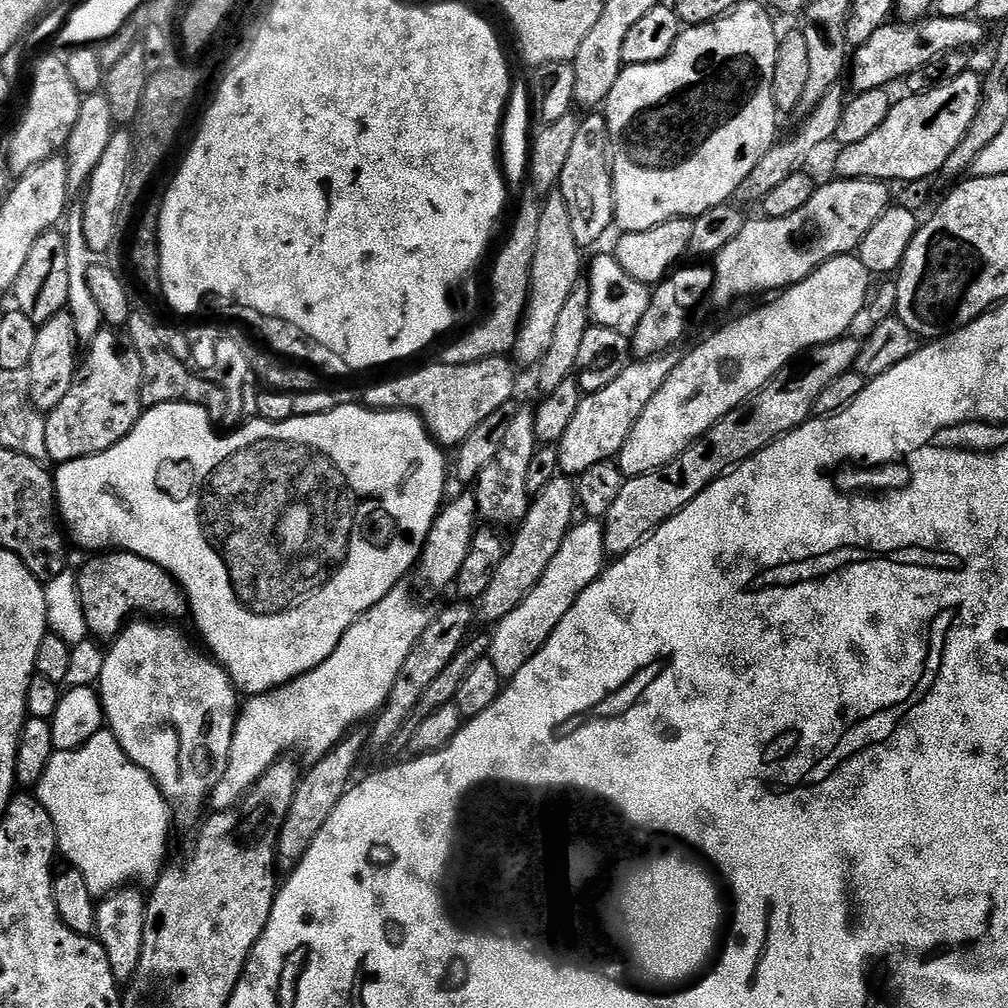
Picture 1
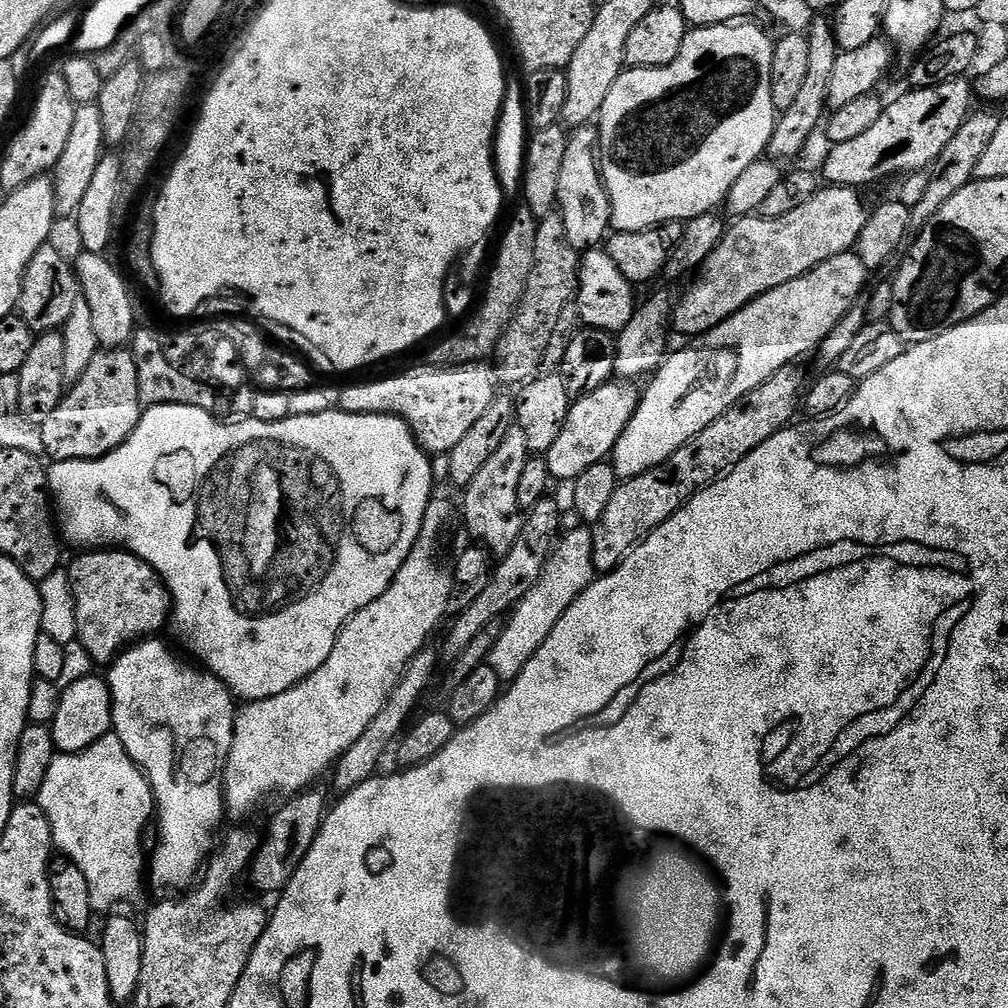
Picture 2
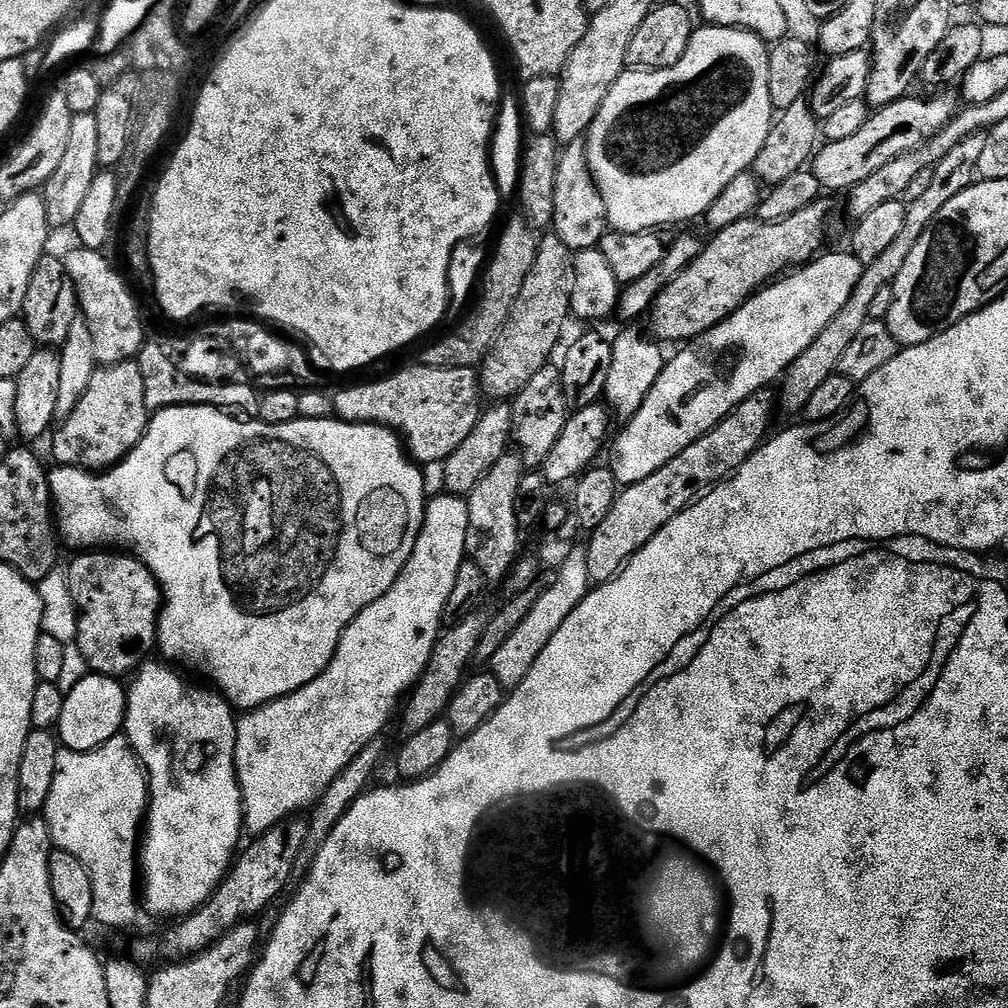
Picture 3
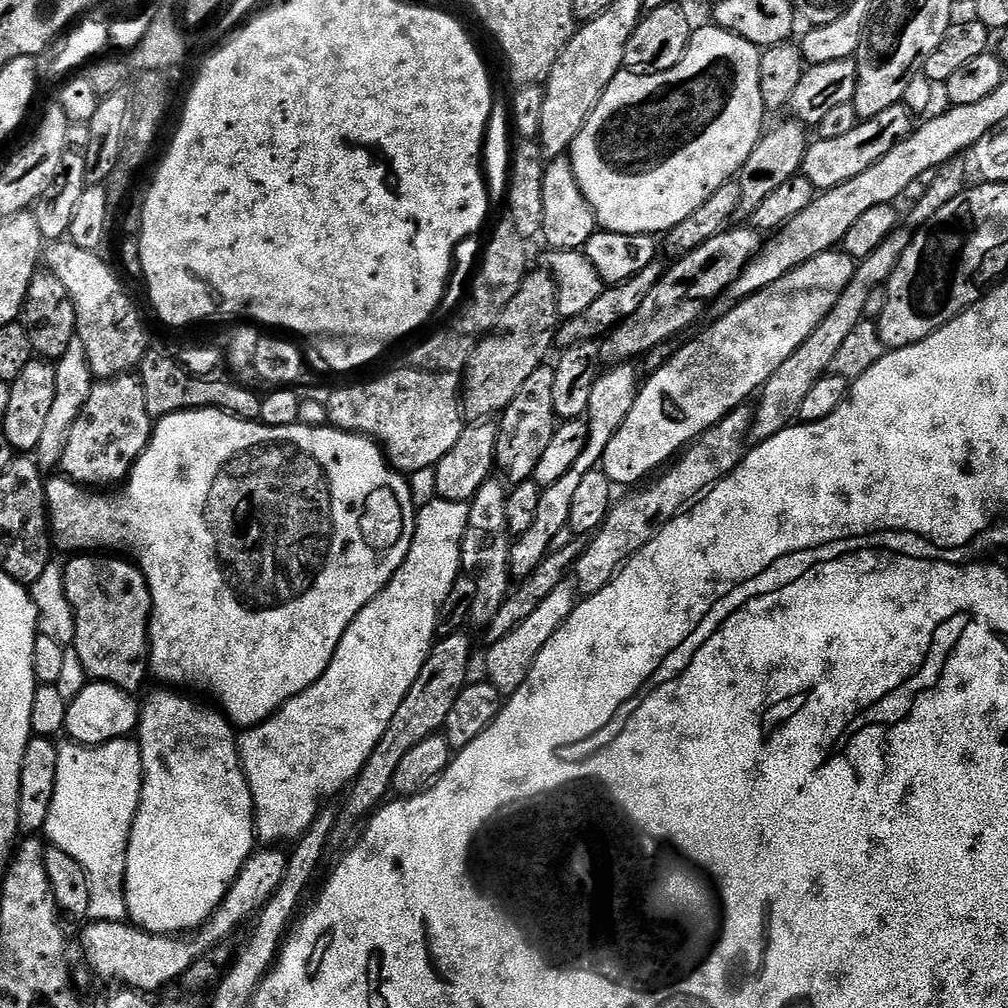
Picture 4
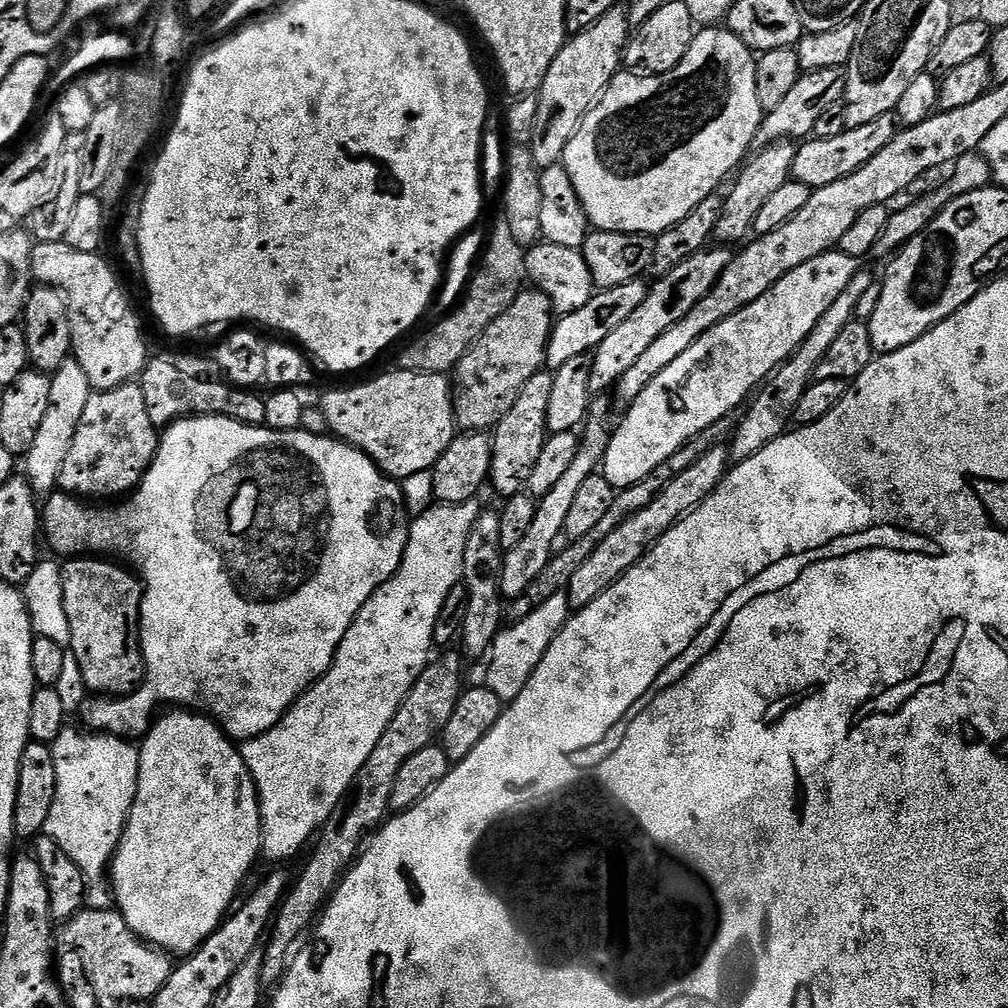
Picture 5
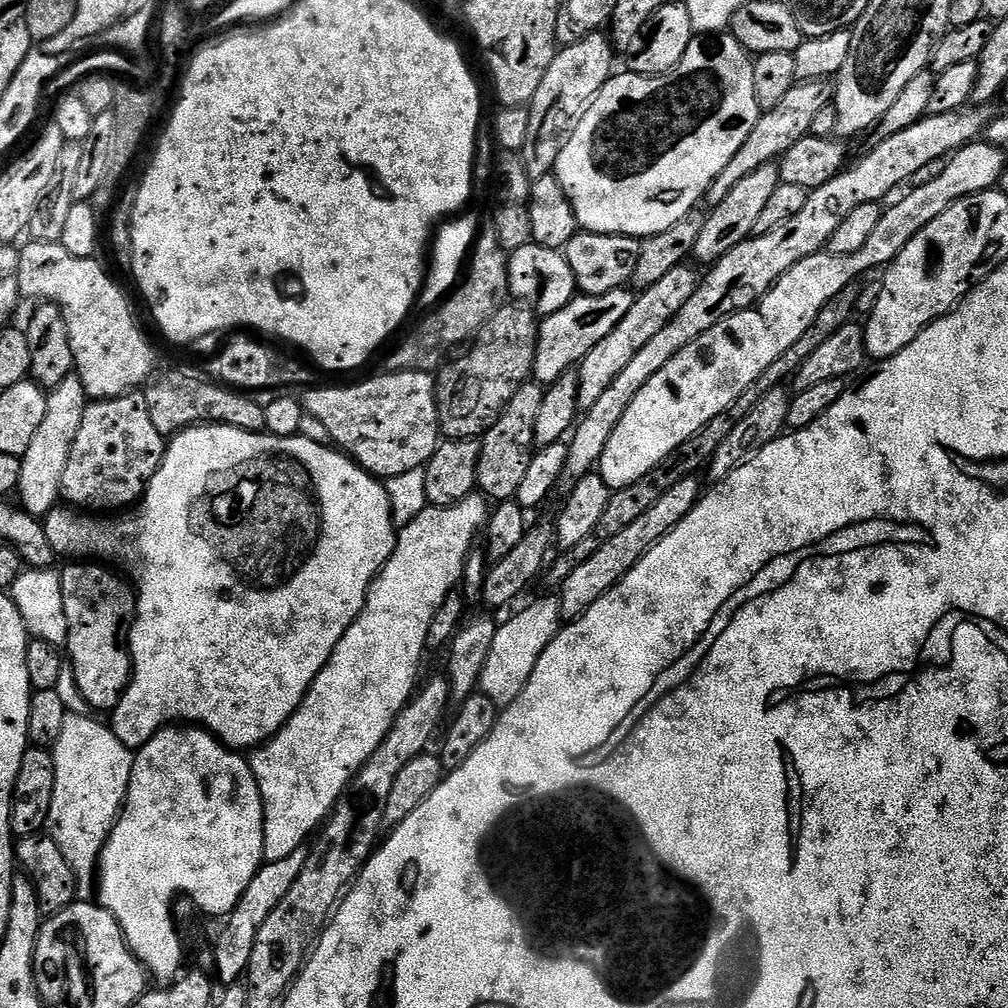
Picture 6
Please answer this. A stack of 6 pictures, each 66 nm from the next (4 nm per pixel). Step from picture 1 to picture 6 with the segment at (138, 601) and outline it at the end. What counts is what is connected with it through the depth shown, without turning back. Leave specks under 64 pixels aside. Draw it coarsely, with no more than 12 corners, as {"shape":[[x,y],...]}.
{"shape":[[100,562],[60,572],[70,680],[104,714],[132,683],[137,593]]}

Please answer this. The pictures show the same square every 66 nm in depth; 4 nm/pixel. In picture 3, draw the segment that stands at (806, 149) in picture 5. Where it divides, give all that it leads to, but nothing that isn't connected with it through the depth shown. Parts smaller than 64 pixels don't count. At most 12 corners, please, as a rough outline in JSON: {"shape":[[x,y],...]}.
{"shape":[[948,92],[875,109],[858,134],[821,143],[810,171],[847,193],[938,135]]}

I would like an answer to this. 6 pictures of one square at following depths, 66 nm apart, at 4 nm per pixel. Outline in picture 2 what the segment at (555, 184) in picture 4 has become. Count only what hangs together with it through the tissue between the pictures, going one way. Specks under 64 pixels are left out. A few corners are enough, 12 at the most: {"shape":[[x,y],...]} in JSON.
{"shape":[[595,123],[571,129],[556,207],[570,246],[612,228]]}

